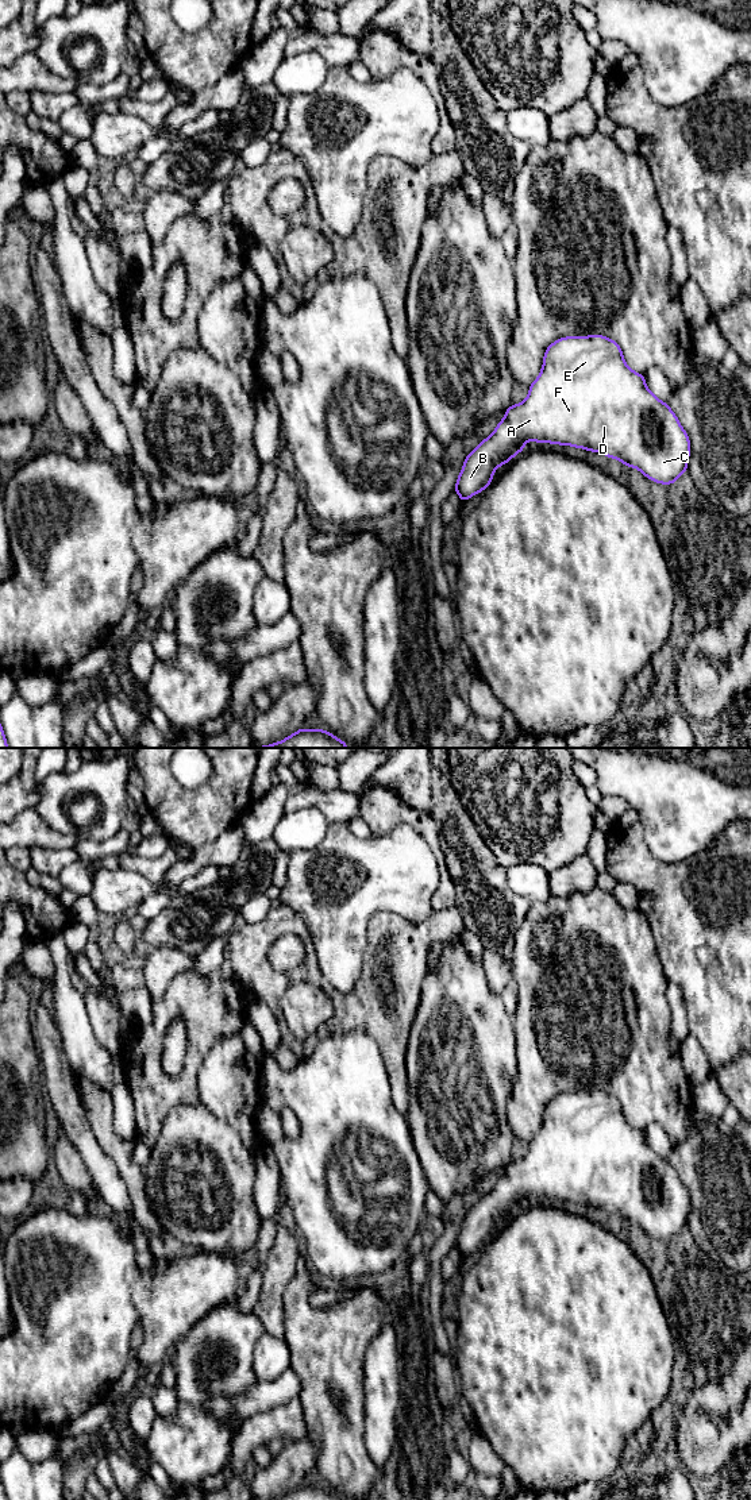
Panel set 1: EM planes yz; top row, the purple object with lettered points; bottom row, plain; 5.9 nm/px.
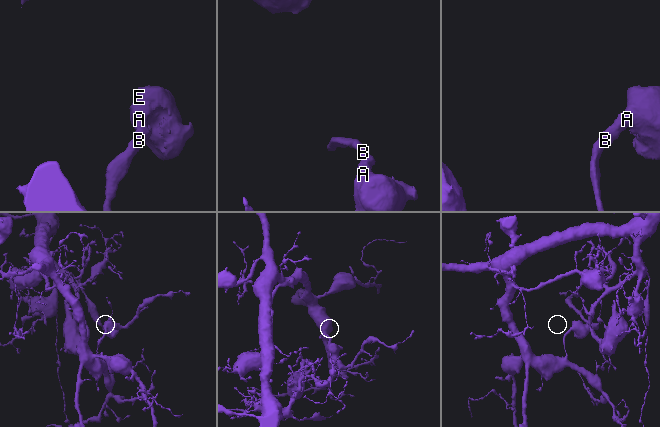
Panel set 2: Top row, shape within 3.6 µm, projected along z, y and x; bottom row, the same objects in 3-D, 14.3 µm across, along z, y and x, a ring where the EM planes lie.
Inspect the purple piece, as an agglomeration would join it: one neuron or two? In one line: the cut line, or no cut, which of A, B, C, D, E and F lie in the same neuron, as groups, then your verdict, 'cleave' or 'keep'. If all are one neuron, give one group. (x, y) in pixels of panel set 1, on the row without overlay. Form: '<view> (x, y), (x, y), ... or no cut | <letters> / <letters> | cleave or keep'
no cut | A B C D E F | keep

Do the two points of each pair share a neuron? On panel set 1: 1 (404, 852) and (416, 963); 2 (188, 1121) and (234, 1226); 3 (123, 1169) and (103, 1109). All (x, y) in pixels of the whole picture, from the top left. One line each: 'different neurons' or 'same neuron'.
1: different neurons
2: same neuron
3: same neuron

